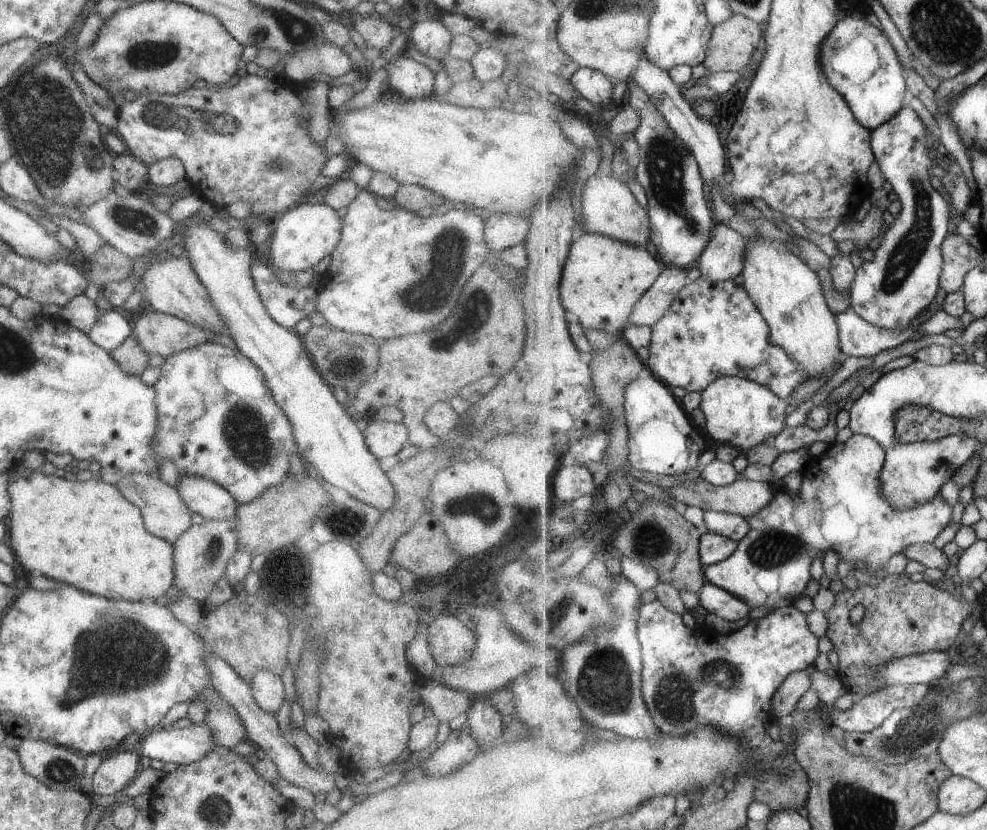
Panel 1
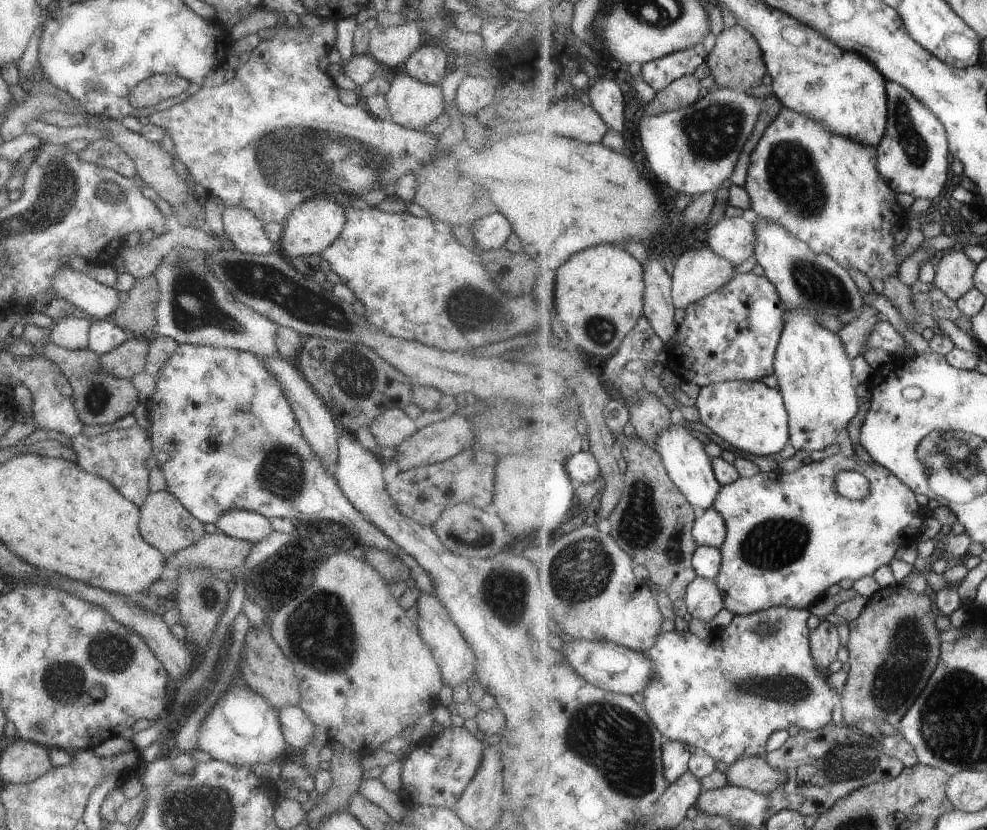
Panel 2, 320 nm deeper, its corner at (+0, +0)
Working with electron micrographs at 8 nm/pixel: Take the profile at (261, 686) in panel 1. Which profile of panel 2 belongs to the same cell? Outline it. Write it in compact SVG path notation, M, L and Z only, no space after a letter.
M298 705L284 706L276 713L284 741L295 752L302 752L303 748L311 742L315 730L314 724Z

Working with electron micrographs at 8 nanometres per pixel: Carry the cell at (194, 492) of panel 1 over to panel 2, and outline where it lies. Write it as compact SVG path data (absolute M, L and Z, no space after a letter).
M237 509L221 514L214 525L220 533L253 544L263 540L272 531L269 519L254 512Z

